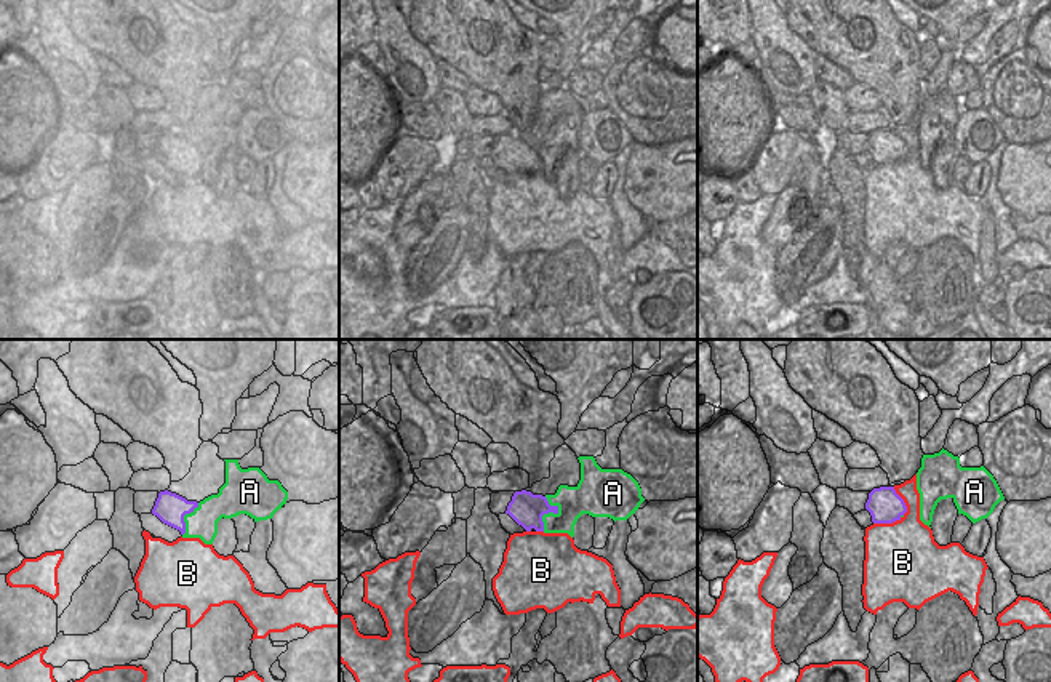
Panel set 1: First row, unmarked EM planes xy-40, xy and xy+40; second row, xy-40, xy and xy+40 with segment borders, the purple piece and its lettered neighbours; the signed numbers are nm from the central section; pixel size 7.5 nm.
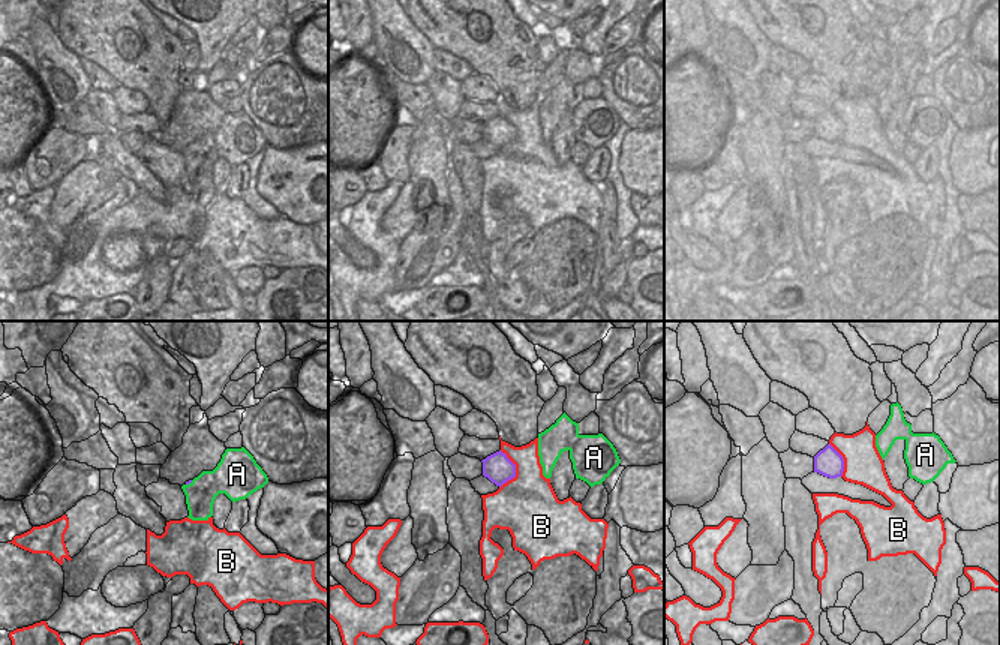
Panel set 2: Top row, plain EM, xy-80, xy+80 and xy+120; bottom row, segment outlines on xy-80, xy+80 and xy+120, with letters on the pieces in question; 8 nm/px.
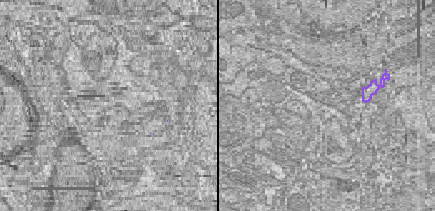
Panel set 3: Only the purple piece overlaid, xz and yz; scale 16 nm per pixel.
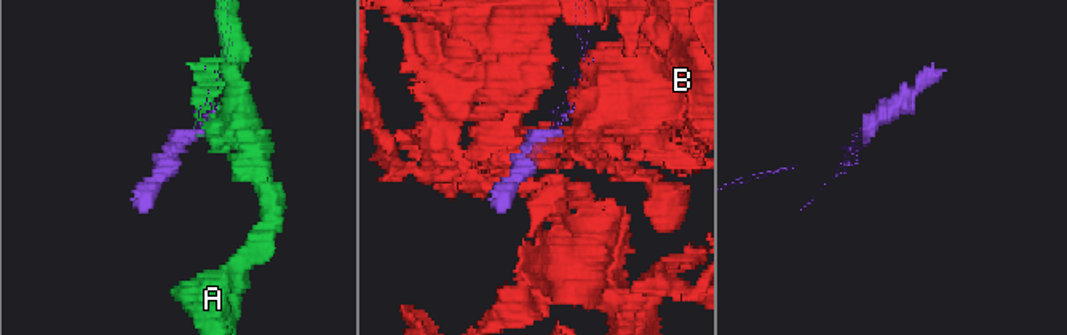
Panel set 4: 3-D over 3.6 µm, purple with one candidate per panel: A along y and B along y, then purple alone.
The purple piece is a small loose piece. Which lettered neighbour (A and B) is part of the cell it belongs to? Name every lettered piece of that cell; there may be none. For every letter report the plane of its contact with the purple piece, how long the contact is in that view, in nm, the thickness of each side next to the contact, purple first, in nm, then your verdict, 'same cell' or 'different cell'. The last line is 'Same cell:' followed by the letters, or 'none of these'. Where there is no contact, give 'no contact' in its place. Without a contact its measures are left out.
A: meets purple in xy; contact 260 nm long; 260 nm thick on the purple side, 240 nm on the other; different cell
B: meets purple in xy+40; contact 220 nm long; 260 nm thick on the purple side, 480 nm on the other; different cell
Same cell: none of these

